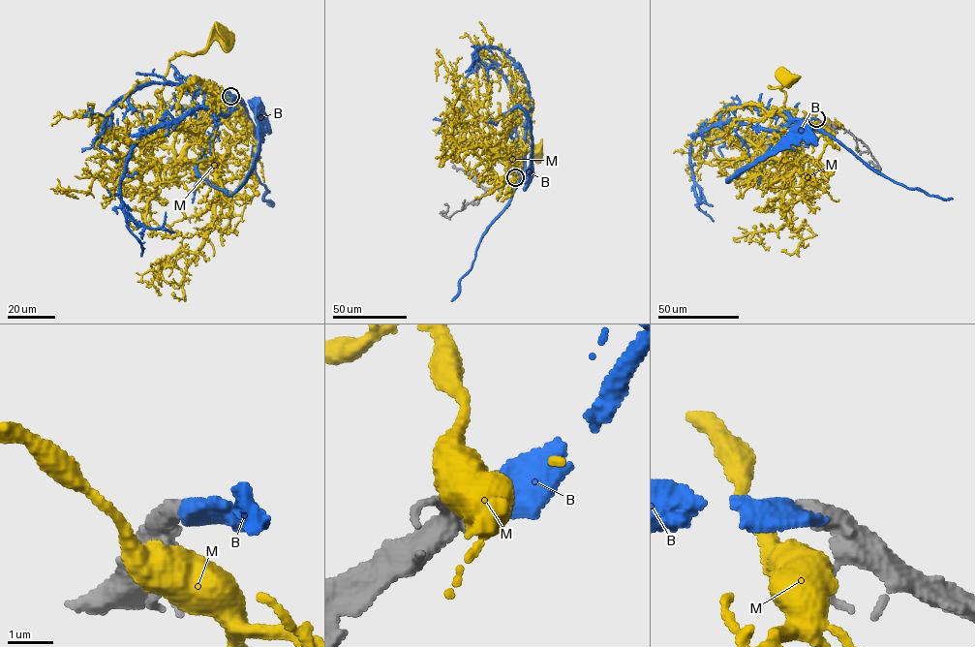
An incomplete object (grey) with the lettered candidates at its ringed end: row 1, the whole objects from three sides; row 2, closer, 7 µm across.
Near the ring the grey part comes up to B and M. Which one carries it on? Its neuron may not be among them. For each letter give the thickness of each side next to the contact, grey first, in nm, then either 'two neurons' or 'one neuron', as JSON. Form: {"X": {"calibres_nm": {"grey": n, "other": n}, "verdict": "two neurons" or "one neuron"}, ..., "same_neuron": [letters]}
{"B": {"calibres_nm": {"grey": 440, "other": 600}, "verdict": "one neuron"}, "M": {"calibres_nm": {"grey": 360, "other": 750}, "verdict": "two neurons"}, "same_neuron": ["B"]}

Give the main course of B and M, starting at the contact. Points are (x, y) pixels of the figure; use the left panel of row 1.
B: (230, 96), (237, 101), (230, 103), (196, 169), (212, 186), (230, 195), (246, 182), (258, 159), (258, 109)
M: (229, 100), (237, 105), (213, 115), (177, 160), (157, 165), (147, 156), (169, 61), (225, 39)

